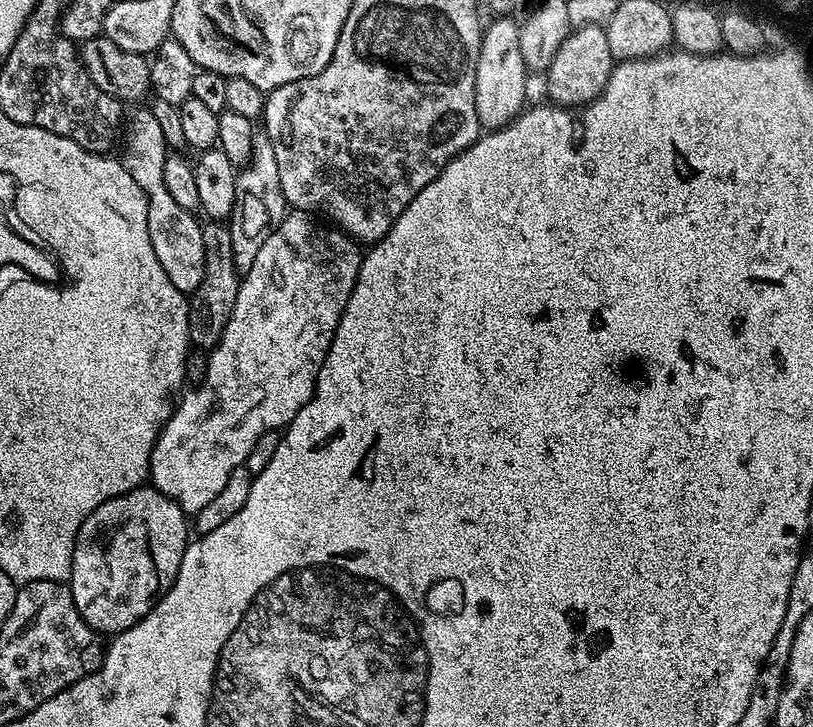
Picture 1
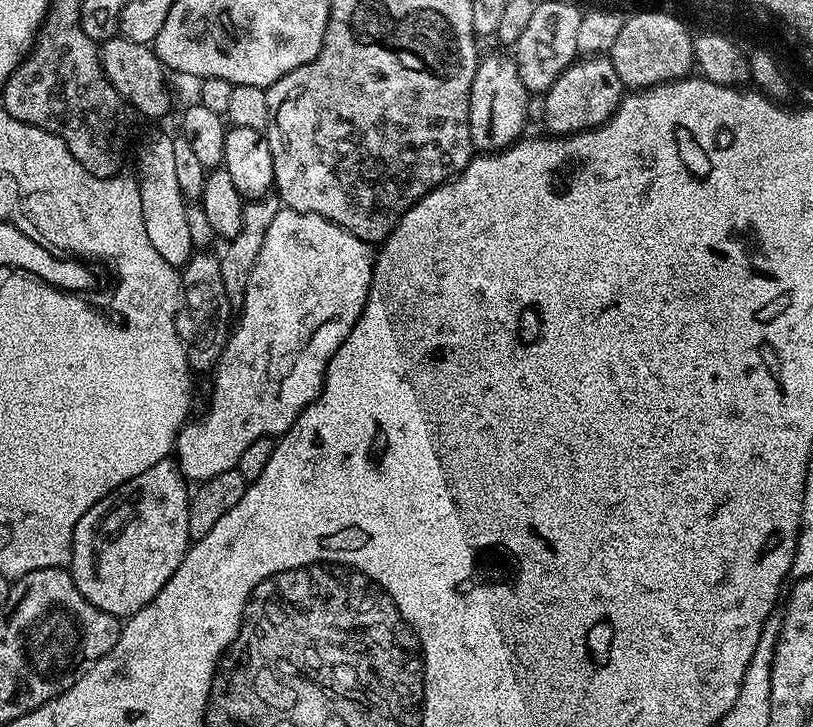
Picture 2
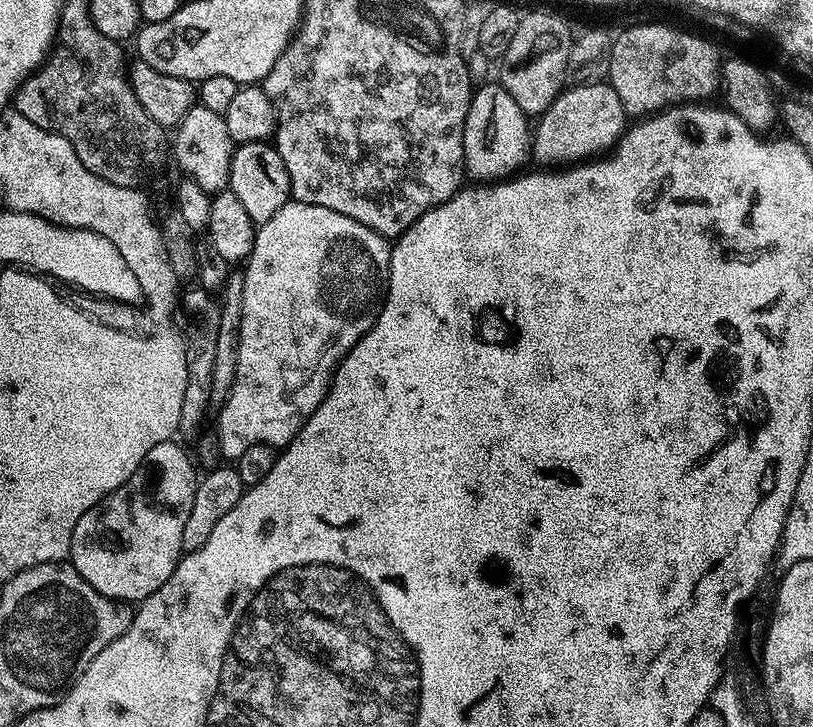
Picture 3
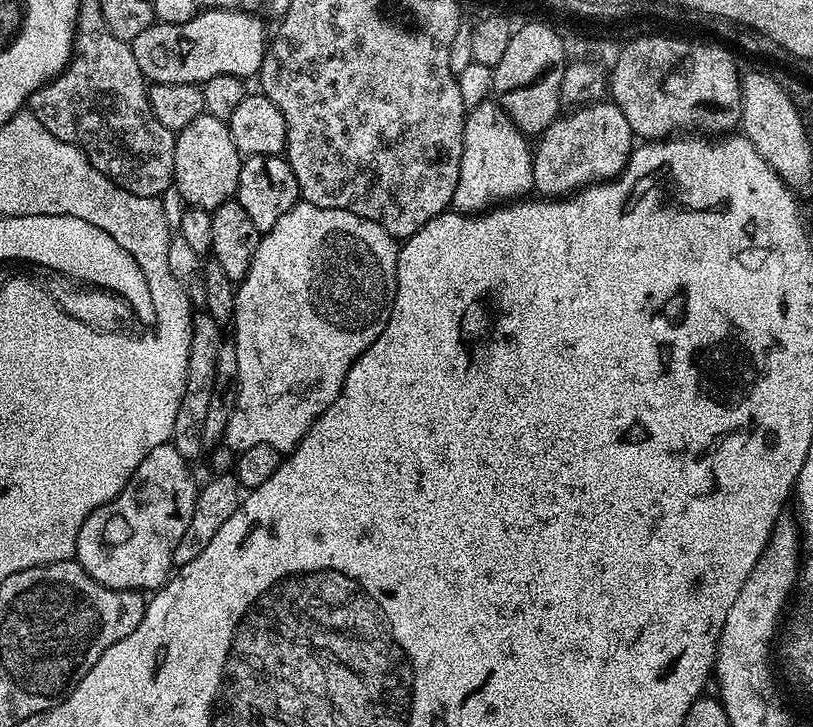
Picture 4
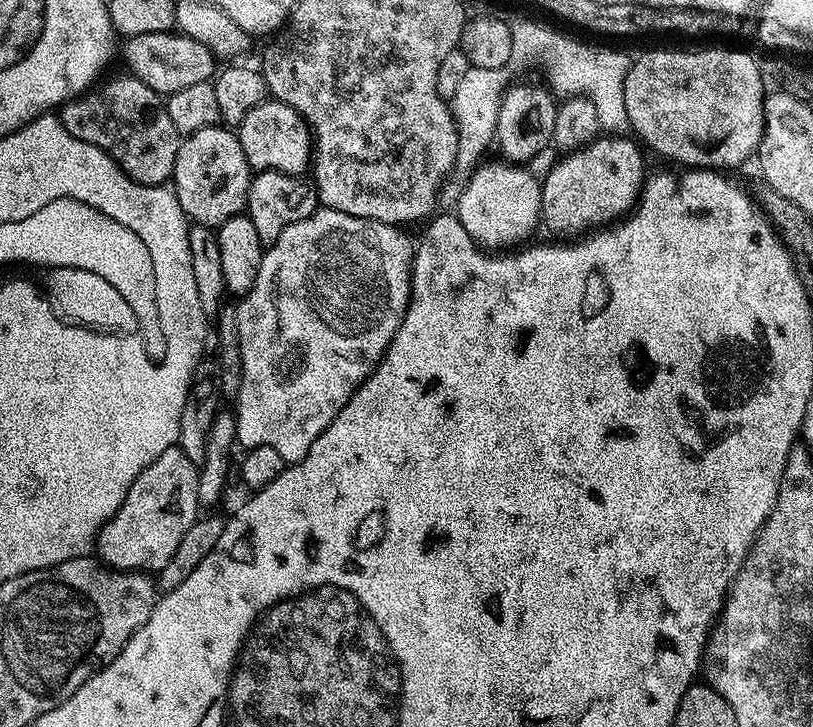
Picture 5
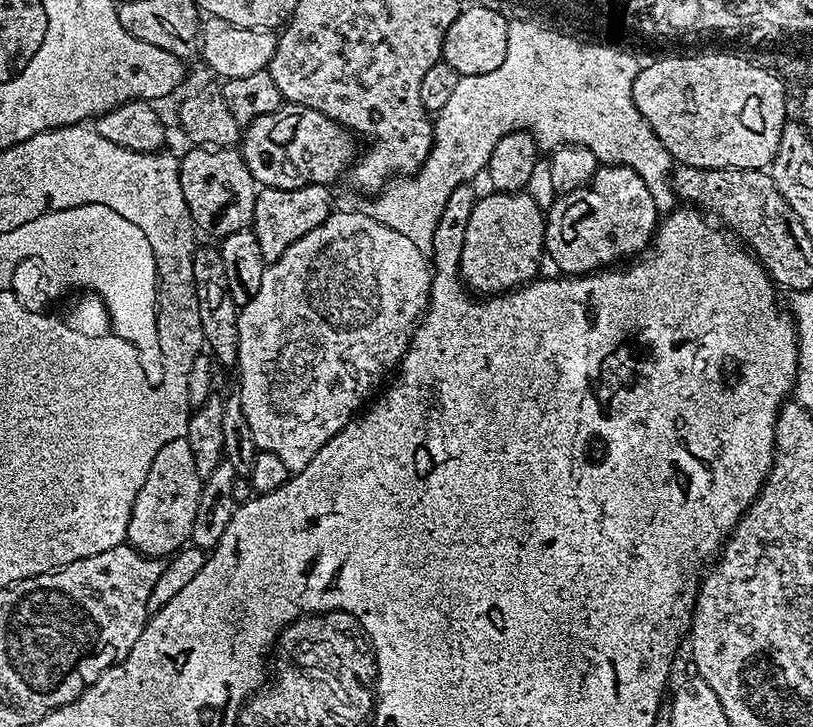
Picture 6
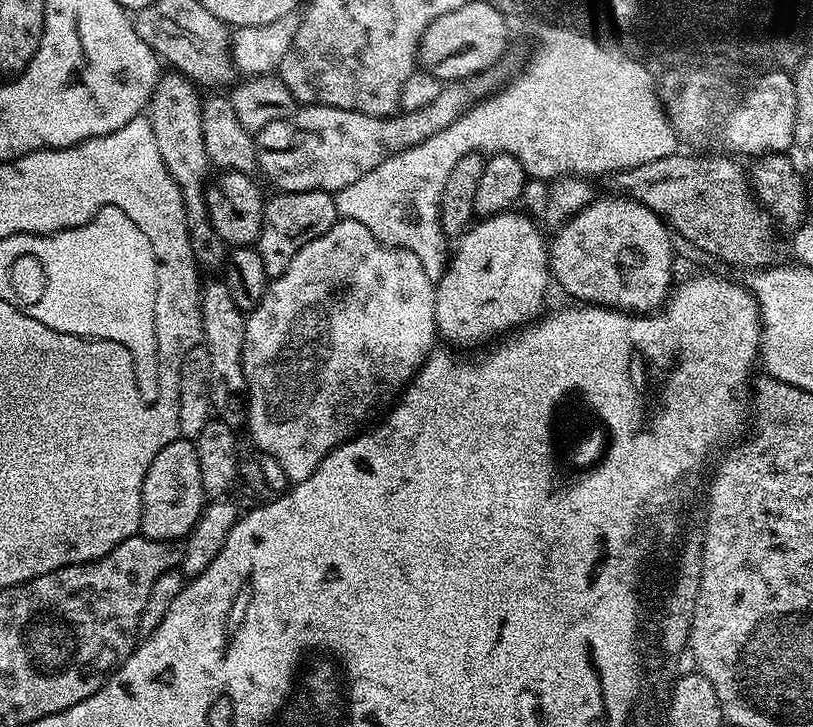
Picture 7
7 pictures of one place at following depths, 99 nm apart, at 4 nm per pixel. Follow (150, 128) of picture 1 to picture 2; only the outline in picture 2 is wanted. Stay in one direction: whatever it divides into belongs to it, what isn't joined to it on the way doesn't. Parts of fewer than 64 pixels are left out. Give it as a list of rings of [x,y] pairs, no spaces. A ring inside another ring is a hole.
[[[156,136],[140,152],[140,161],[137,162],[136,168],[140,171],[138,183],[140,186],[140,197],[142,198],[142,222],[146,226],[146,238],[150,238],[150,246],[170,262],[177,270],[183,269],[189,258],[193,254],[192,243],[190,242],[190,230],[186,223],[186,210],[189,201],[184,199],[182,186],[178,186],[178,169],[174,166],[174,139],[169,136]]]

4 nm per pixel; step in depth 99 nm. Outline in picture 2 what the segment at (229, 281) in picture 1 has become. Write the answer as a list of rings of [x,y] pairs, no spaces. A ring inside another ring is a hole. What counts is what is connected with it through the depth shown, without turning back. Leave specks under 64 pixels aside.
[[[196,250],[182,269],[183,288],[180,309],[176,312],[176,333],[182,342],[189,369],[196,374],[208,374],[215,369],[228,341],[230,321],[234,316],[234,309],[222,284],[219,262],[215,251]]]

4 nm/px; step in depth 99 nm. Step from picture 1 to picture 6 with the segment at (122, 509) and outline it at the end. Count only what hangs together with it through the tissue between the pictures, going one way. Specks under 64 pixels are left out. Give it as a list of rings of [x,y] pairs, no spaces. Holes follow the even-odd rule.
[[[171,440],[158,450],[154,463],[150,466],[150,474],[146,474],[146,482],[142,482],[142,490],[138,490],[138,498],[134,498],[134,508],[130,510],[127,543],[138,549],[144,556],[171,557],[191,541],[194,513],[198,510],[200,485],[202,477],[194,467],[194,453],[190,450],[190,442]]]

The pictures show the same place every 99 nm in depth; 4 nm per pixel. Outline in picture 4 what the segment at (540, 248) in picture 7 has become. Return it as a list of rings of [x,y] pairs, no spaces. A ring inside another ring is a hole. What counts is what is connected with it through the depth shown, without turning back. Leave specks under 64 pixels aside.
[[[489,98],[475,105],[464,121],[462,166],[451,207],[465,214],[479,214],[527,197],[533,191],[532,153],[529,137],[509,118],[501,104]]]

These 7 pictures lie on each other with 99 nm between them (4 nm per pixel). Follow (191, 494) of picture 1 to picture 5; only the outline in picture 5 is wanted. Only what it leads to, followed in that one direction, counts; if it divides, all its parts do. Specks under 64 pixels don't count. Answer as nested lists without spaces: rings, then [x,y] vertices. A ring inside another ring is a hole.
[[[317,207],[314,214],[310,214],[302,222],[294,222],[294,226],[286,226],[286,230],[282,230],[282,234],[278,234],[278,238],[264,250],[264,257],[258,266],[258,278],[254,278],[254,286],[239,301],[236,308],[236,317],[238,318],[238,338],[240,339],[240,357],[242,358],[242,378],[240,379],[240,394],[235,401],[234,411],[236,413],[236,442],[241,449],[247,450],[254,446],[270,446],[274,450],[278,450],[278,454],[282,454],[285,465],[296,464],[302,458],[306,458],[306,454],[310,450],[310,446],[314,446],[314,438],[318,438],[318,434],[322,434],[322,430],[326,430],[326,426],[330,426],[330,422],[334,422],[334,418],[338,414],[338,410],[342,410],[342,406],[346,406],[348,399],[356,392],[356,387],[361,384],[367,376],[372,375],[376,371],[377,364],[384,356],[385,350],[390,346],[390,342],[394,338],[394,334],[398,330],[398,326],[402,322],[402,318],[408,309],[408,300],[412,296],[412,257],[414,255],[414,240],[407,236],[407,231],[401,230],[394,224],[383,224],[382,222],[374,222],[366,218],[354,218],[350,214],[342,214],[333,208]]]

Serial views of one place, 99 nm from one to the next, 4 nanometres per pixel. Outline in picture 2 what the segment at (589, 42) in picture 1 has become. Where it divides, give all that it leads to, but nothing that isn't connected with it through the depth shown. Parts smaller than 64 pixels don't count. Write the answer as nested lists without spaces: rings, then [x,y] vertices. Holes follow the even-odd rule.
[[[607,55],[584,56],[572,61],[572,64],[558,78],[547,92],[543,93],[546,110],[543,127],[554,136],[571,136],[573,132],[590,132],[604,124],[616,113],[616,107],[626,95],[624,83],[618,78],[611,59]]]

